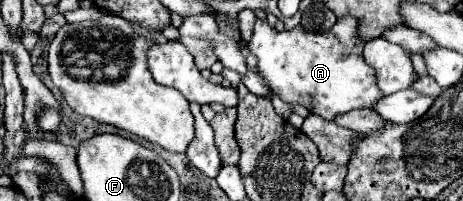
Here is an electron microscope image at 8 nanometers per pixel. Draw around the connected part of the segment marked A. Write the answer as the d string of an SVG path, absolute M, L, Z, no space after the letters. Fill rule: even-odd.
M342 16L336 20L336 24L320 34L306 32L302 26L296 26L292 30L276 32L266 20L256 20L252 28L252 38L248 42L248 50L258 58L258 72L268 82L270 90L280 96L288 104L304 106L310 114L322 116L324 120L334 120L340 114L346 114L350 110L358 108L374 108L374 104L382 98L382 92L376 84L376 72L370 64L366 64L362 50L366 40L358 34L358 20L354 16Z

